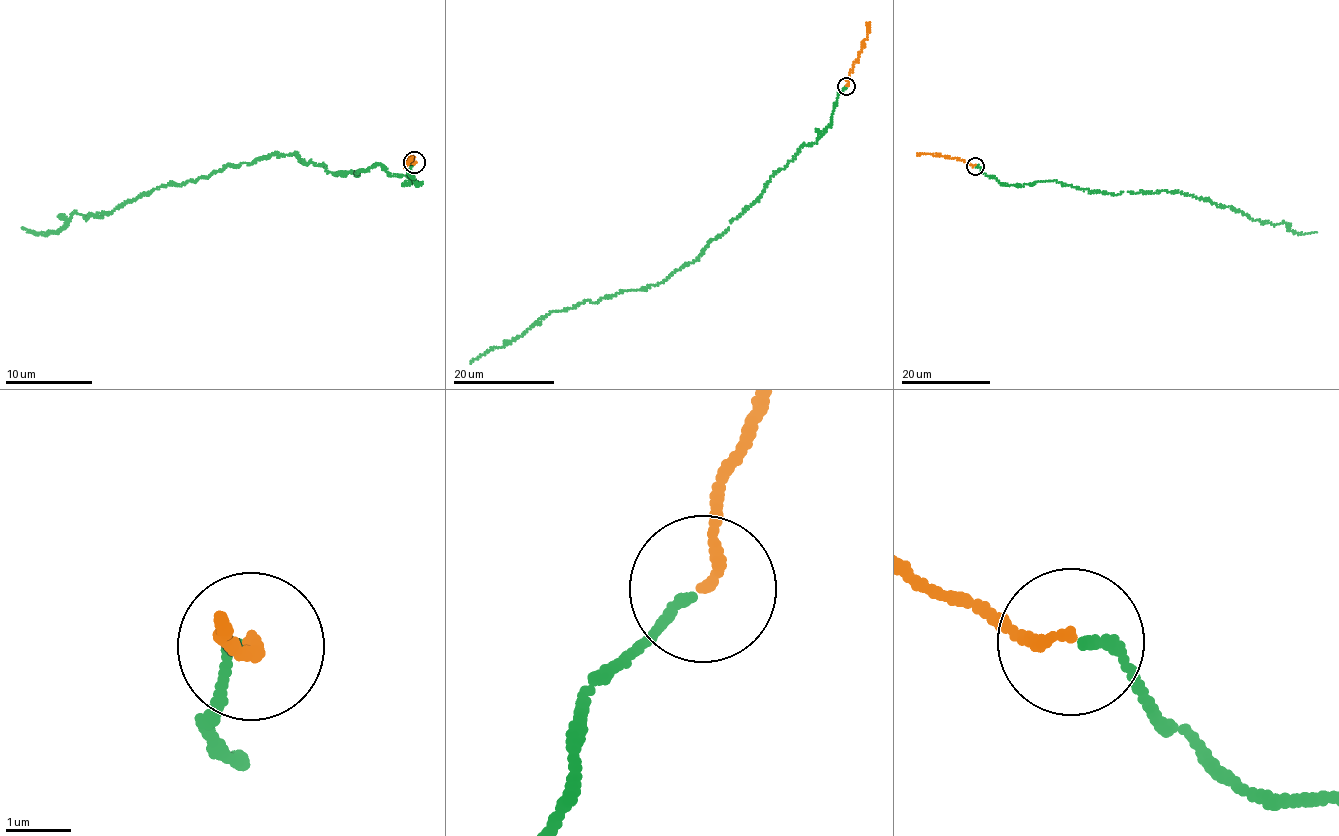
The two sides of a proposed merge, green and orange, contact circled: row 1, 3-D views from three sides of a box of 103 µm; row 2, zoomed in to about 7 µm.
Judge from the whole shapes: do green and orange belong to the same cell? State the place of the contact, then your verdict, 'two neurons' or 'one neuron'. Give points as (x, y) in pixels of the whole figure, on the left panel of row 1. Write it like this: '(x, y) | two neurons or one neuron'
(414, 162) | one neuron

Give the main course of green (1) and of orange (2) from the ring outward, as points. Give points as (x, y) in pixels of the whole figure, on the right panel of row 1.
1: (976, 165), (1007, 185), (1053, 180), (1108, 194), (1182, 192), (1252, 219), (1282, 222), (1299, 234), (1317, 231)
2: (976, 165), (931, 153), (918, 155)

